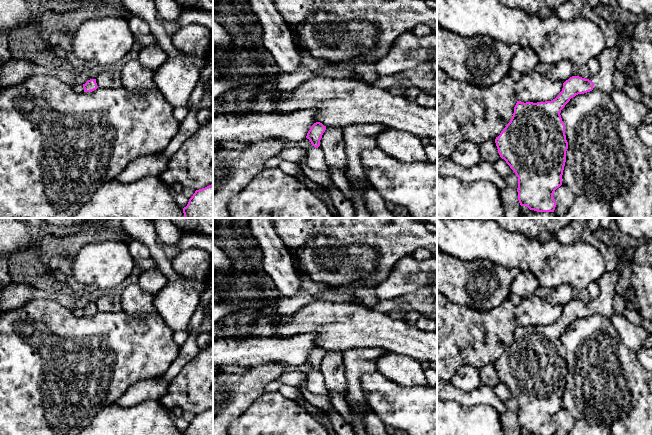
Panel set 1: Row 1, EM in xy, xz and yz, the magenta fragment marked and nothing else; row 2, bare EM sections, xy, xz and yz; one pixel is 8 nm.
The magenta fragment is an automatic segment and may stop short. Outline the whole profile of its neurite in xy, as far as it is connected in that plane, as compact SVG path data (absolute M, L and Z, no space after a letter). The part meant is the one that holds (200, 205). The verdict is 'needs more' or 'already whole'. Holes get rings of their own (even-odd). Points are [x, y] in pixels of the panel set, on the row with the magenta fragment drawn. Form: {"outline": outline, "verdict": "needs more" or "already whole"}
{"outline": "M213 184L196 190L183 213L185 218L213 218Z", "verdict": "already whole"}

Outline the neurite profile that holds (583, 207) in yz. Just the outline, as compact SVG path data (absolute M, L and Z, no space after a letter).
M577 196L570 209L556 218L612 218L610 203L604 200Z

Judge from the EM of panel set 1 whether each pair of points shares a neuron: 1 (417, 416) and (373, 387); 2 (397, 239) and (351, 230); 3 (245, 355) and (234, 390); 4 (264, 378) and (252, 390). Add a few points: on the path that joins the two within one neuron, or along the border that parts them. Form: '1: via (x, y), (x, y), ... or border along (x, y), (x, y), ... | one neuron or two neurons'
1: via (406, 408), (401, 407), (384, 391) | one neuron
2: via (386, 230), (362, 230) | one neuron
3: border along (271, 362), (265, 362), (248, 368) | two neurons
4: via (261, 381), (255, 387) | one neuron

